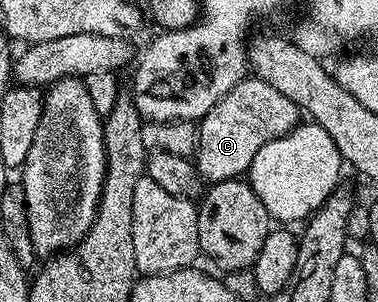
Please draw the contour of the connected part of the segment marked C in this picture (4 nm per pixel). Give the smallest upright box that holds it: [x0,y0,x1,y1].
[196,78,300,184]

